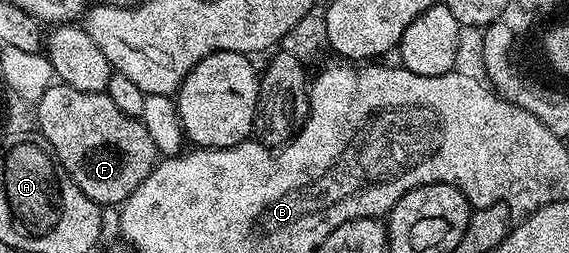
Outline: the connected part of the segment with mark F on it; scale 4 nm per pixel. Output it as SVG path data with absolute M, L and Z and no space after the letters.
M52 85L39 98L37 110L38 134L45 136L49 145L53 145L61 165L65 165L69 177L73 177L81 193L97 204L123 204L155 168L157 152L149 129L145 129L142 119L121 113L121 109L117 109L104 92L89 93L66 85Z

